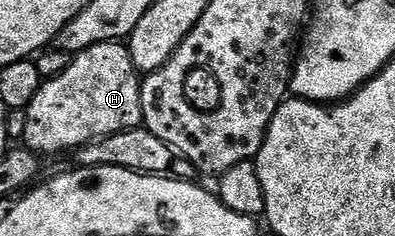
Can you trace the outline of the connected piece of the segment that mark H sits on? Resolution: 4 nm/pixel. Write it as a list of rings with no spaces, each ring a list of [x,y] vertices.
[[[121,41],[100,43],[72,56],[59,77],[42,82],[23,118],[24,146],[41,157],[57,157],[62,154],[60,151],[73,153],[106,135],[142,126],[141,83],[134,72],[128,46]]]

